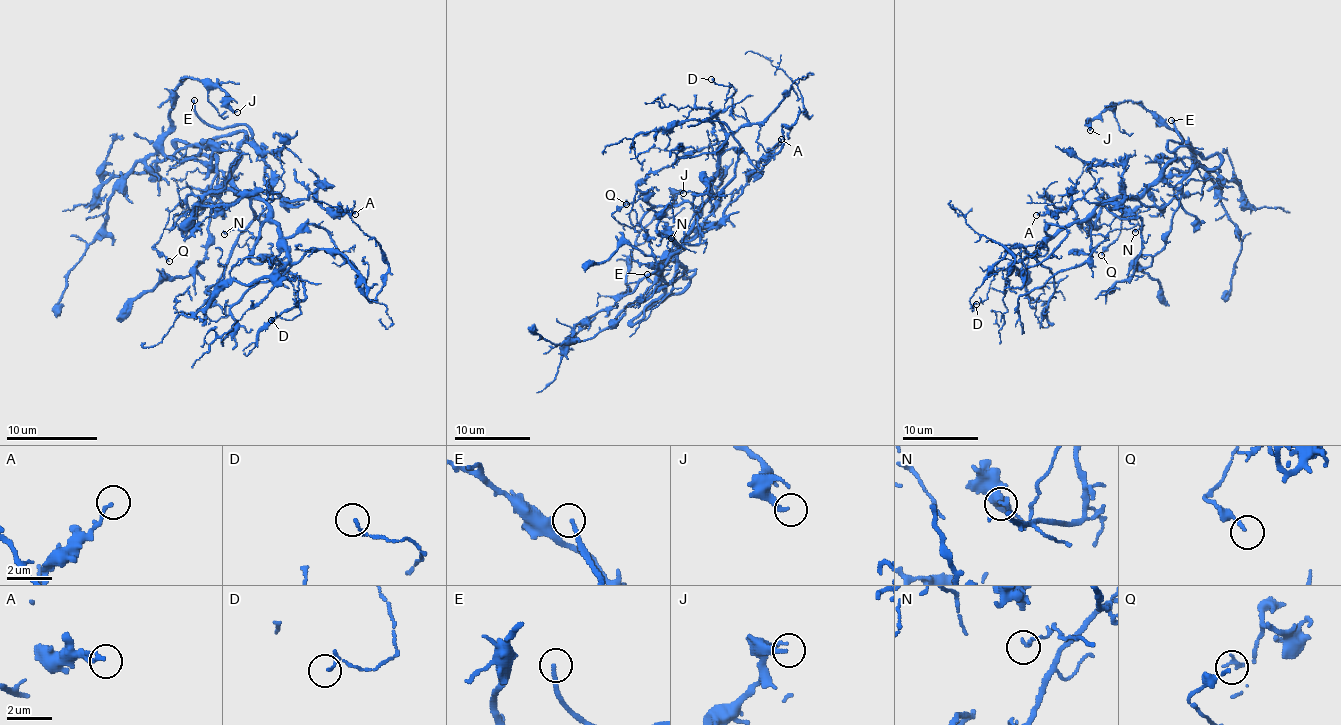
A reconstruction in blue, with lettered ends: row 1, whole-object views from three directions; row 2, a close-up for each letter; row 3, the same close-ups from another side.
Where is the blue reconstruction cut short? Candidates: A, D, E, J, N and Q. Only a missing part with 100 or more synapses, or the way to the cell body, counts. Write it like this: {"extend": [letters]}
{"extend": ["E"]}

